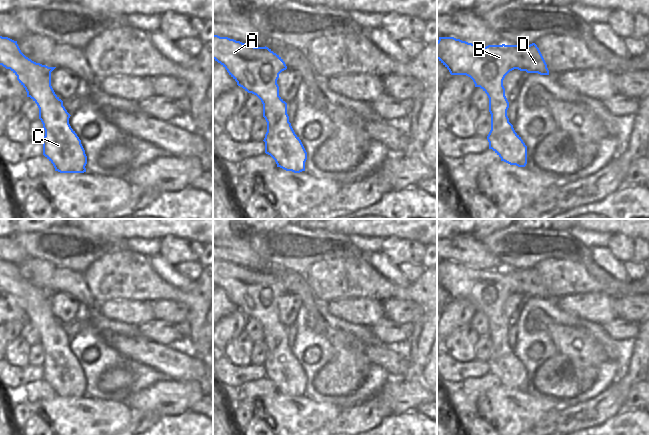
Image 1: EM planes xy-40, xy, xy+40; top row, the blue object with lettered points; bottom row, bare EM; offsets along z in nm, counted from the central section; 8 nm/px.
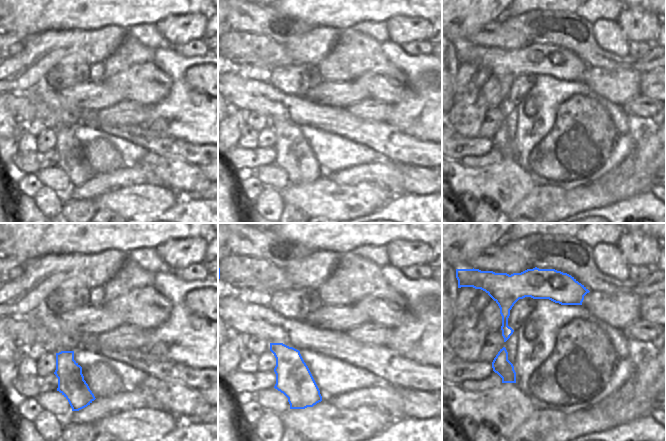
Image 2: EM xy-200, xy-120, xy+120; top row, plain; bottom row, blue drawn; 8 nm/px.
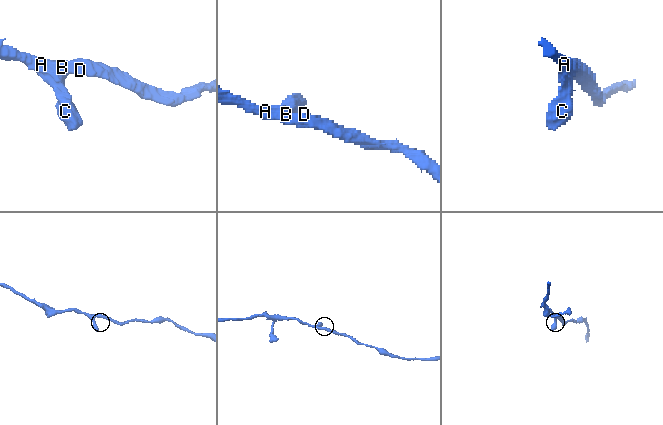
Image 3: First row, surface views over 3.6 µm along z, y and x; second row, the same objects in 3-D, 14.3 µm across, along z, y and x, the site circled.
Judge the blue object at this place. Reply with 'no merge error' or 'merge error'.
no merge error

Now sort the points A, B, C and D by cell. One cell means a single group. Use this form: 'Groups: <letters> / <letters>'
Groups: A B C D.

